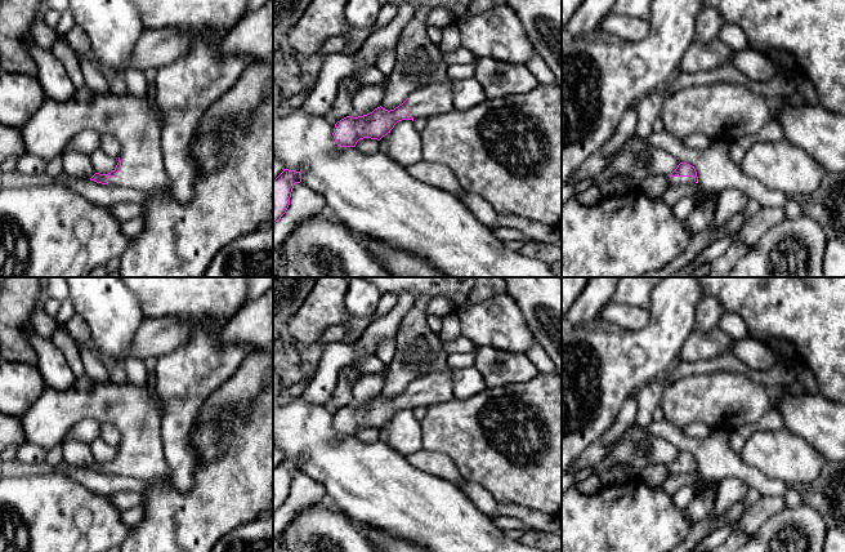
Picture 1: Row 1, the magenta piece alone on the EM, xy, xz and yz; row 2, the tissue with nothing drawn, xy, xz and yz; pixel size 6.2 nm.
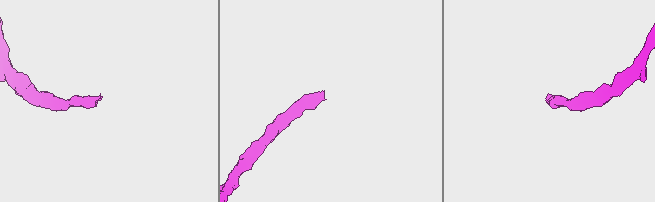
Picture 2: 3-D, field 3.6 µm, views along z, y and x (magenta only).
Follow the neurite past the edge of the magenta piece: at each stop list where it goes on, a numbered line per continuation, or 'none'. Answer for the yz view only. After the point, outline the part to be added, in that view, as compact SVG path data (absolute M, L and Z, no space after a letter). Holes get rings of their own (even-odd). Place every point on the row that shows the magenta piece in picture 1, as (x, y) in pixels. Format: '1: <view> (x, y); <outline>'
1: yz (674, 181); M667 177L667 181L671 186L692 186L696 183L692 177Z

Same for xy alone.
1: xy (138, 127); M89 86L76 89L75 94L66 102L45 98L41 107L21 128L24 148L44 161L62 155L67 142L84 130L94 130L98 134L109 134L121 144L121 170L108 178L109 186L131 187L144 193L171 192L170 177L166 173L162 159L162 119L160 112L149 104L148 97L137 98L129 92L125 94L95 93Z

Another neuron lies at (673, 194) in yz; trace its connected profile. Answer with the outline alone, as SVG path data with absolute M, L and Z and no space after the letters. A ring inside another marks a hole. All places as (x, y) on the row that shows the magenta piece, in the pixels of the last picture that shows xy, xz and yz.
M694 183L692 186L671 186L666 188L666 191L662 195L662 200L666 205L672 206L675 205L680 199L694 195L699 190L698 184Z

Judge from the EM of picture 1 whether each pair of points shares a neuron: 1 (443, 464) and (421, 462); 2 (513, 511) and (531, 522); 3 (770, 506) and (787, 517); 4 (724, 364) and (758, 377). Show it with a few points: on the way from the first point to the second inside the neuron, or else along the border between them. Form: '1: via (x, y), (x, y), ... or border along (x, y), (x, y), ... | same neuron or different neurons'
1: via (438, 464), (427, 462) | same neuron
2: via (517, 511), (527, 519) | same neuron
3: border along (786, 507), (774, 513), (756, 532) | different neurons
4: via (732, 364), (750, 372) | same neuron

